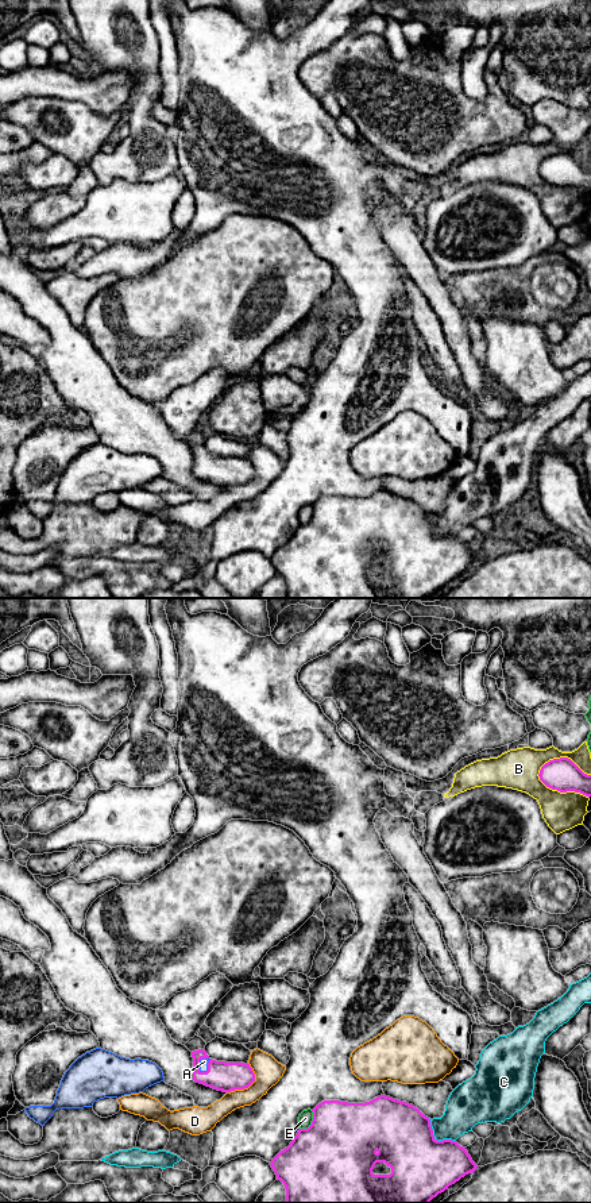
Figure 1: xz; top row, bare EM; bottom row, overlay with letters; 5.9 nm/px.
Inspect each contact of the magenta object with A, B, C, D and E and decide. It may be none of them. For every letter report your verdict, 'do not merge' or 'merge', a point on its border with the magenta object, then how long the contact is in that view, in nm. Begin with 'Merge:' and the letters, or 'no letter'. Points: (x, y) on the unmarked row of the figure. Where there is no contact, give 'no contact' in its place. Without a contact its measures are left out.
Merge: A
A: merge; meets magenta in xz at (199, 458); contact 120 nm long
B: do not merge; meets magenta in xz at (559, 185); contact 340 nm long
C: do not merge; meets magenta in xz at (436, 535); contact 220 nm long
D: do not merge; meets magenta in xz at (248, 481); contact 220 nm long
E: do not merge; meets magenta in xz at (312, 517); contact 140 nm long

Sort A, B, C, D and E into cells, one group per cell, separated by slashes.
A / B / C / D / E

